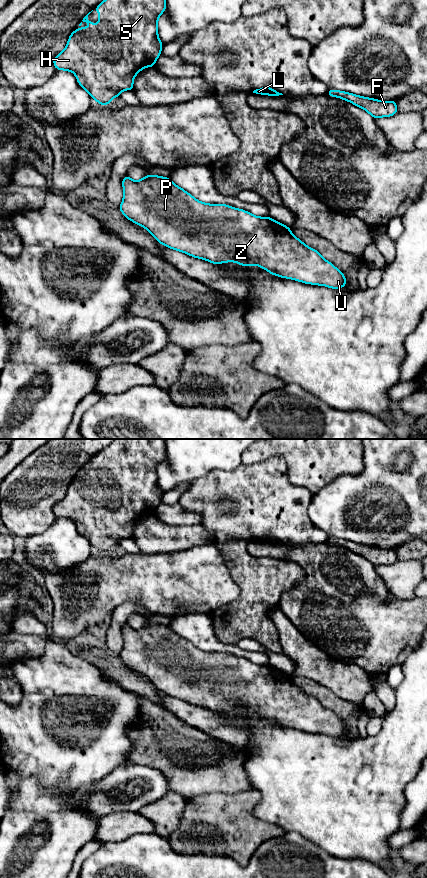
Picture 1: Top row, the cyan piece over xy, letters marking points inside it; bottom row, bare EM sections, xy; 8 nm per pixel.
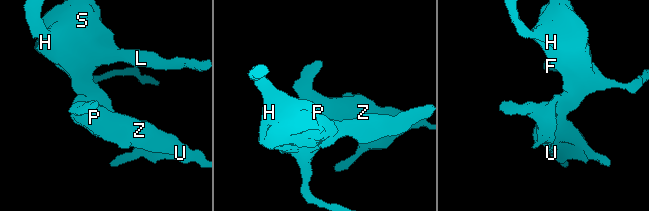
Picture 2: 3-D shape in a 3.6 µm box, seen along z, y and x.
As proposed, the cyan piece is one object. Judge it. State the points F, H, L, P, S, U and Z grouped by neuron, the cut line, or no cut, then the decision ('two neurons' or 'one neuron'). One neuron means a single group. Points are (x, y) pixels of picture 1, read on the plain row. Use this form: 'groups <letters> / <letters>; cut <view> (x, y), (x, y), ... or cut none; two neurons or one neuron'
groups F / H L P S U Z; cut xy (336, 538), (338, 544); two neurons

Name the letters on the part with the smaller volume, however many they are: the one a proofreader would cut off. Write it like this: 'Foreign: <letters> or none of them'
Foreign: F

